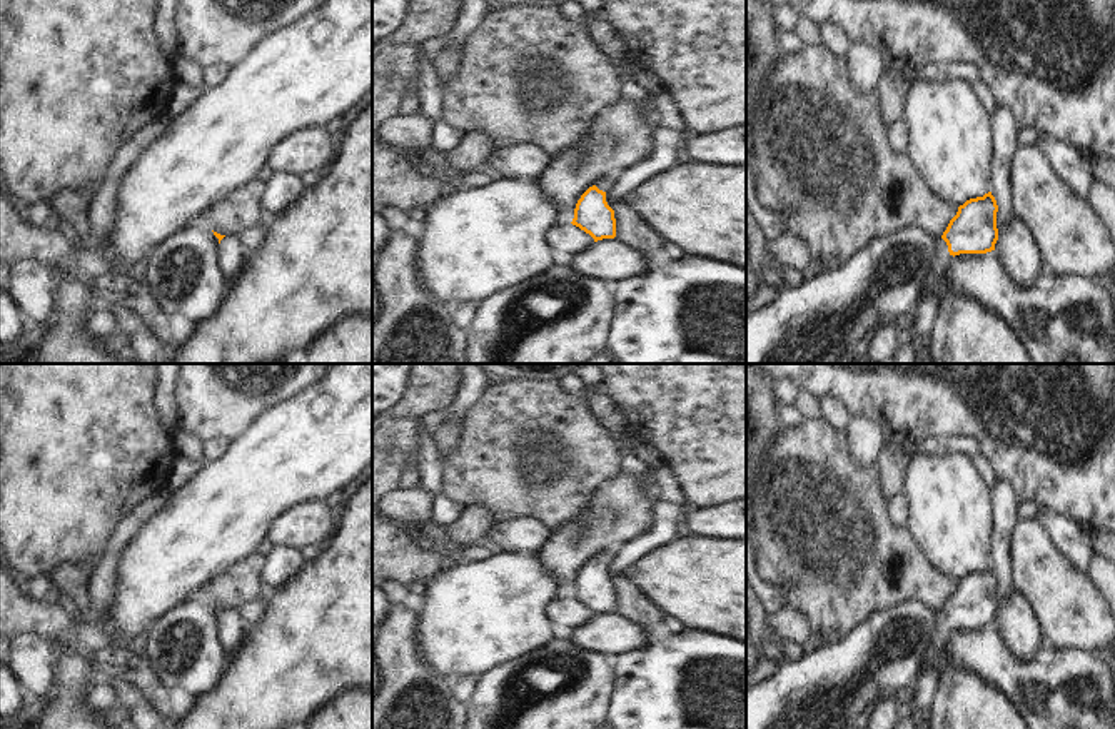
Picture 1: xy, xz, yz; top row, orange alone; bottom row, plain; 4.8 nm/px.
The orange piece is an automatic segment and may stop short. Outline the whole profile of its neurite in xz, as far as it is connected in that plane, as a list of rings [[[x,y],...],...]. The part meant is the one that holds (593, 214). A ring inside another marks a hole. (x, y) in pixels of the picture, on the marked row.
[[[616,175],[598,178],[576,204],[573,225],[589,234],[594,242],[616,237],[614,210],[606,202],[606,192]]]

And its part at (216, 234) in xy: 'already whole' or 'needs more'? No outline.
needs more

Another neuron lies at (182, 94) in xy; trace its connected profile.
[[[177,80],[174,85],[174,90],[170,92],[165,113],[170,118],[180,113],[200,92],[202,92],[202,87],[189,85],[182,80]]]

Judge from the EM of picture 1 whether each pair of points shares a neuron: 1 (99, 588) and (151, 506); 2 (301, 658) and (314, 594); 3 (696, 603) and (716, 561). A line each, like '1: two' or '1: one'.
1: one
2: one
3: one

